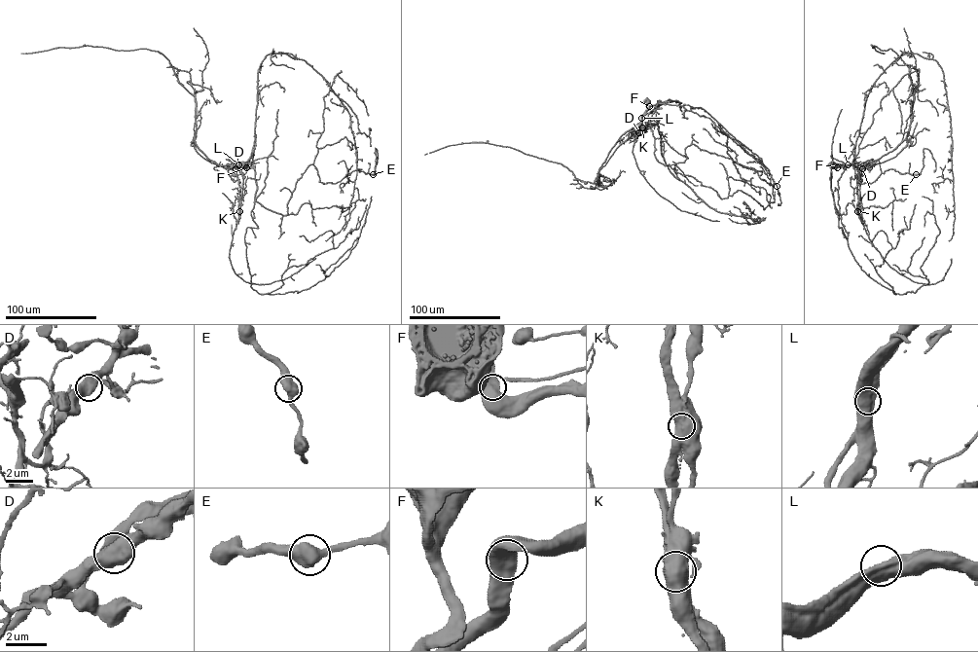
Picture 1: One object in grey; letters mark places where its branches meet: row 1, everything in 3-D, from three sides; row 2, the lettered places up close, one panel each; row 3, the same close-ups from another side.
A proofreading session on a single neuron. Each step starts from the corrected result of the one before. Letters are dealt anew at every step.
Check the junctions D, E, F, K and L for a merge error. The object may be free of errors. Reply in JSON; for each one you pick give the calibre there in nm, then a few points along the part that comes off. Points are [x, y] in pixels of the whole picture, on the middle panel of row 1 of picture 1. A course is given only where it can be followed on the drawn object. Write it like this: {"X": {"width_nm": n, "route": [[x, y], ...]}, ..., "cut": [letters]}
{"K": {"width_nm": 850, "route": [[642, 127], [615, 151], [598, 173], [597, 184], [576, 179], [561, 163], [487, 143], [448, 146], [424, 155]]}, "cut": ["K"]}

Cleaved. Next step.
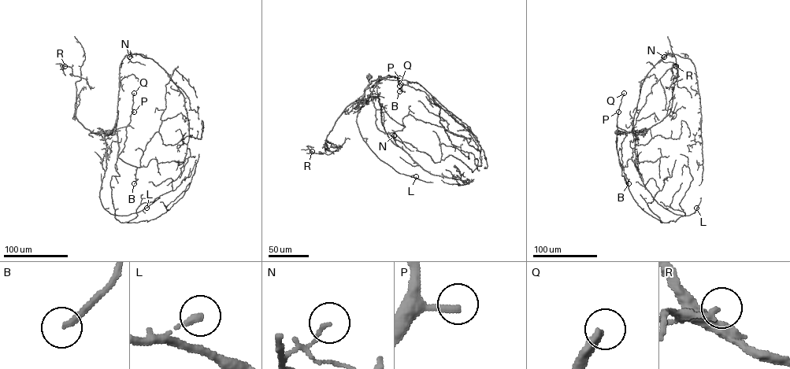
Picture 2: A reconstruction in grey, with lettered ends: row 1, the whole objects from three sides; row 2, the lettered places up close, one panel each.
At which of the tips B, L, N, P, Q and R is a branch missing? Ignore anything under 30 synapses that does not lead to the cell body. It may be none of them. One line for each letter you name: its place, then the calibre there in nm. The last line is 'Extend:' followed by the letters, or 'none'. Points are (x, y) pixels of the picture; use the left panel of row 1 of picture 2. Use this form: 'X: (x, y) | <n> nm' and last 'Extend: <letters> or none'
B: (134, 183) | 200 nm
P: (134, 112) | 240 nm
Q: (134, 93) | 420 nm
Extend: B, P, Q

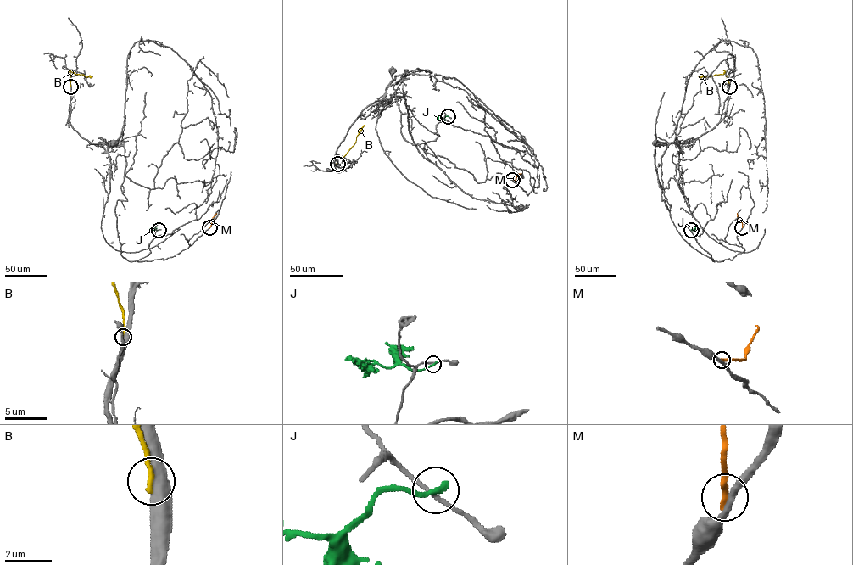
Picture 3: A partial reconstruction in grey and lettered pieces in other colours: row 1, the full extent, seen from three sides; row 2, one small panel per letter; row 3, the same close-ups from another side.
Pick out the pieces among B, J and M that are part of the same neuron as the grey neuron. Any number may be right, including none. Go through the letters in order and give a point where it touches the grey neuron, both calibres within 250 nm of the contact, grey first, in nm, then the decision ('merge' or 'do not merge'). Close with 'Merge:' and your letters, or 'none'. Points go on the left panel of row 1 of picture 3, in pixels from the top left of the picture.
B: meets grey at (70, 86); 500 nm thick on the grey side, 260 nm on the other; do not merge
J: meets grey at (158, 230); 160 nm thick on the grey side, 280 nm on the other; do not merge
M: meets grey at (209, 227); 300 nm thick on the grey side, 280 nm on the other; do not merge
Merge: none

